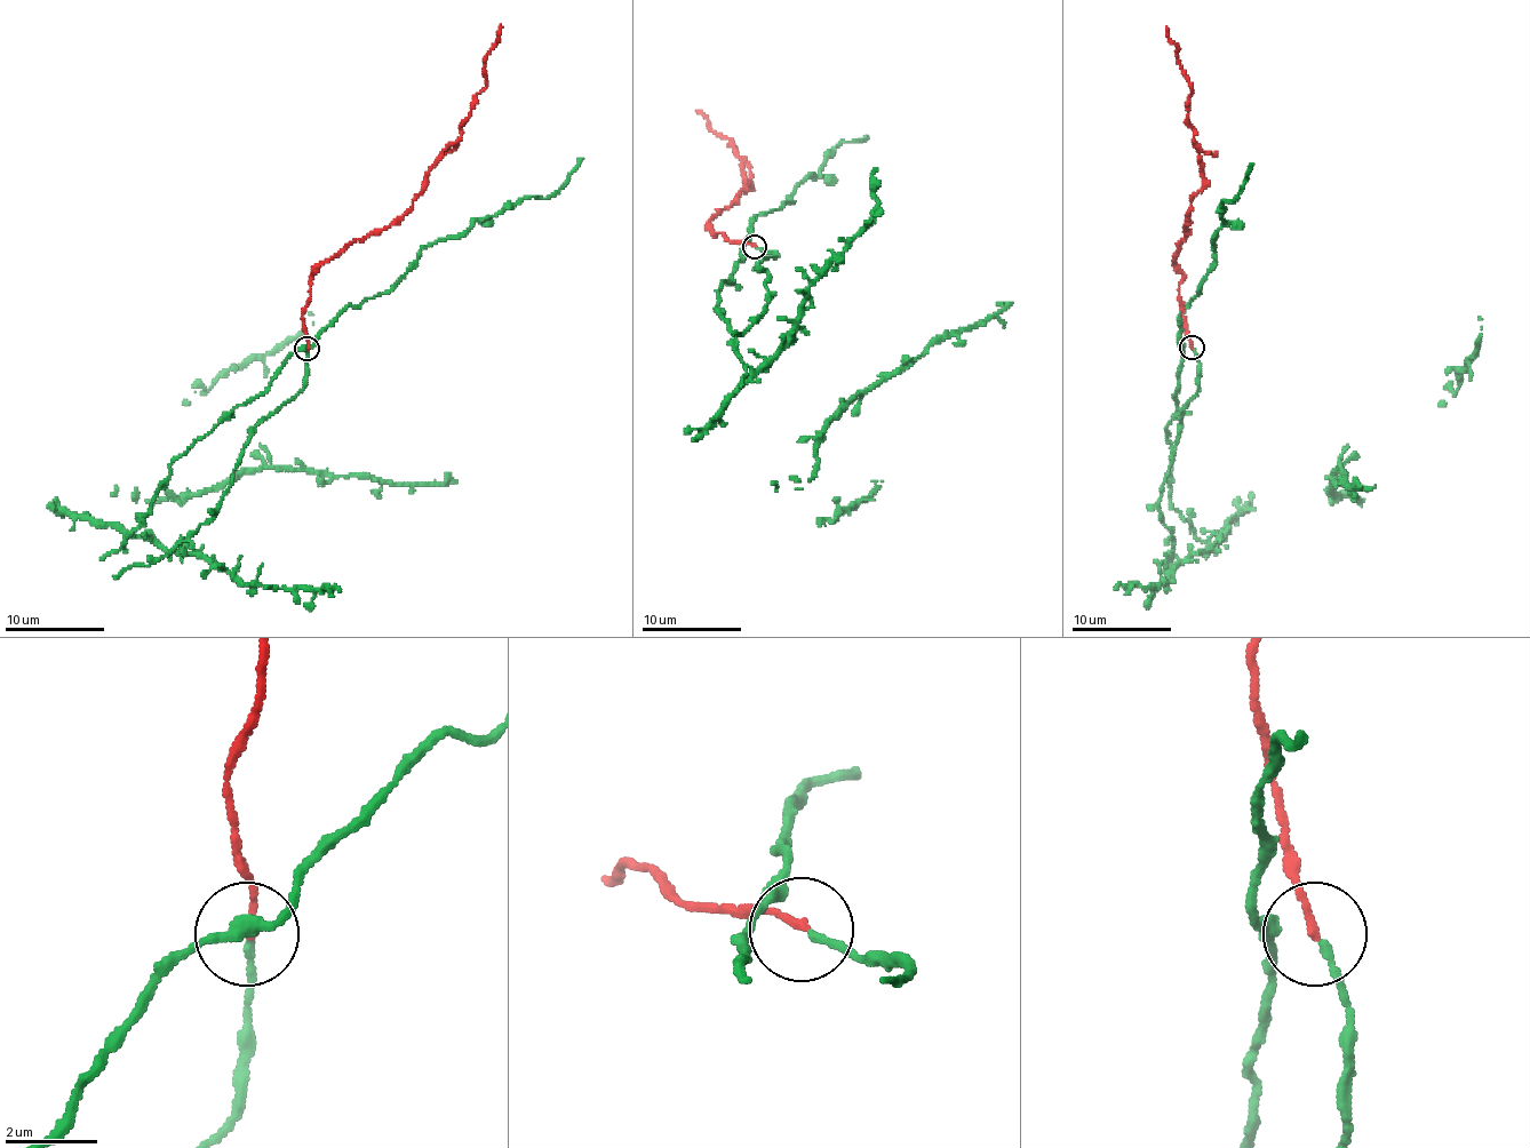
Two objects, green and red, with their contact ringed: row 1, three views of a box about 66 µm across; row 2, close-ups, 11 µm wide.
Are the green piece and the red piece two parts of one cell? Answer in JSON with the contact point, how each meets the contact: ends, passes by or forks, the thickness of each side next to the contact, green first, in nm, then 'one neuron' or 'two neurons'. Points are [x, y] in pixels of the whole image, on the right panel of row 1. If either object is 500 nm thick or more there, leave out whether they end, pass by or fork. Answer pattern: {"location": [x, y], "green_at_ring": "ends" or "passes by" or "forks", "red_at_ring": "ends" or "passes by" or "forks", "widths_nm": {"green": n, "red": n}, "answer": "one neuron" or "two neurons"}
{"location": [1192, 347], "green_at_ring": "passes by", "red_at_ring": "ends", "widths_nm": {"green": 110, "red": 160}, "answer": "one neuron"}

